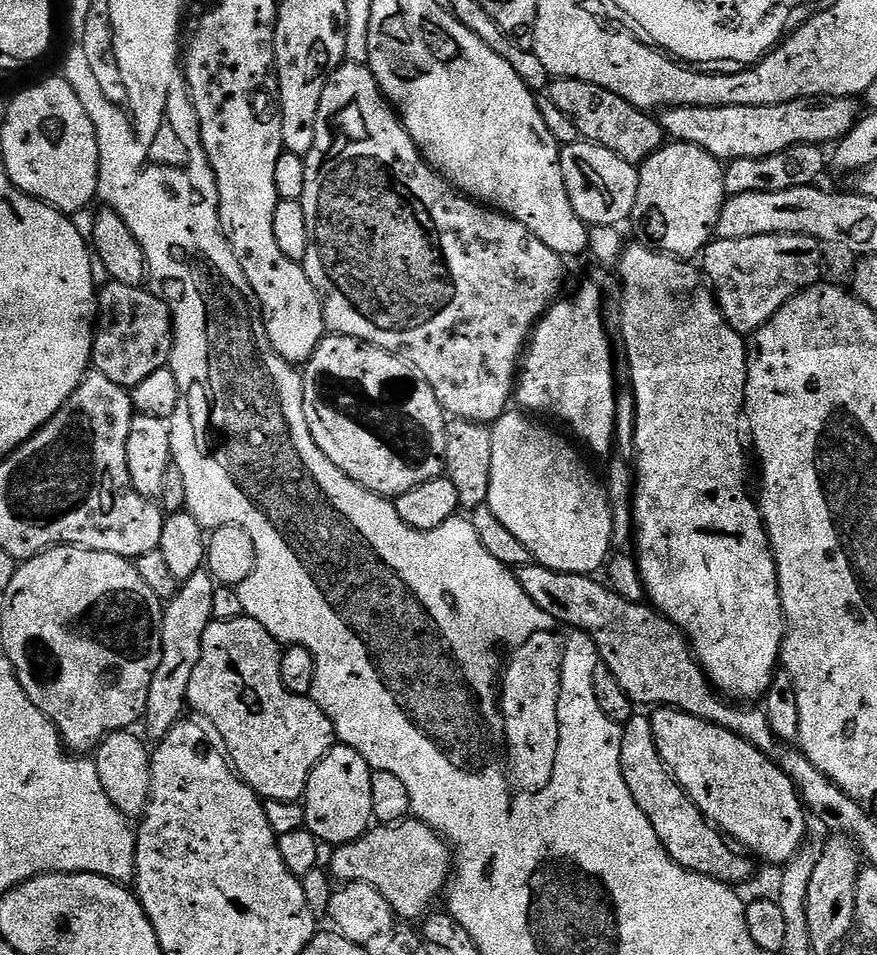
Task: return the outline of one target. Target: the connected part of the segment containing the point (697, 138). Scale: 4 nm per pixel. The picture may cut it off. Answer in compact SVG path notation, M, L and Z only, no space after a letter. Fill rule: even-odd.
M811 96L770 106L678 106L659 113L658 121L669 141L697 144L715 160L727 162L738 158L762 158L778 154L795 144L827 145L841 140L858 119L857 101L847 96Z

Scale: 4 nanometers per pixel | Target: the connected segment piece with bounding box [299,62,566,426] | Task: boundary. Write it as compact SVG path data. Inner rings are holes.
M345 62L326 82L318 106L314 146L310 146L310 154L304 157L304 165L306 190L302 190L302 198L299 201L306 214L308 245L302 267L324 303L325 329L337 336L353 336L355 340L378 346L411 364L430 386L430 390L434 390L434 398L438 398L449 417L469 420L475 424L495 424L496 419L509 411L513 403L522 353L529 343L532 329L561 295L565 257L550 250L546 242L534 238L534 234L530 234L530 230L526 230L522 222L457 192L440 173L435 172L420 155L392 105L380 93L374 74L365 65Z

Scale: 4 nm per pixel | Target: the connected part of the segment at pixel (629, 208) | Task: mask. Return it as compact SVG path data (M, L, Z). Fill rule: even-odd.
M576 142L580 144L564 144L560 150L560 169L566 186L566 194L570 198L570 206L578 214L578 218L589 226L613 225L620 226L627 221L633 212L634 202L638 196L639 169L610 150L597 144Z

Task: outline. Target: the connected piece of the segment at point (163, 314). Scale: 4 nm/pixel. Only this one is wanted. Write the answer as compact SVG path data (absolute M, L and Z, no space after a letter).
M111 282L99 289L96 297L96 319L92 337L91 367L106 374L110 382L131 390L143 382L154 370L169 367L172 359L172 312L147 287L122 286Z

